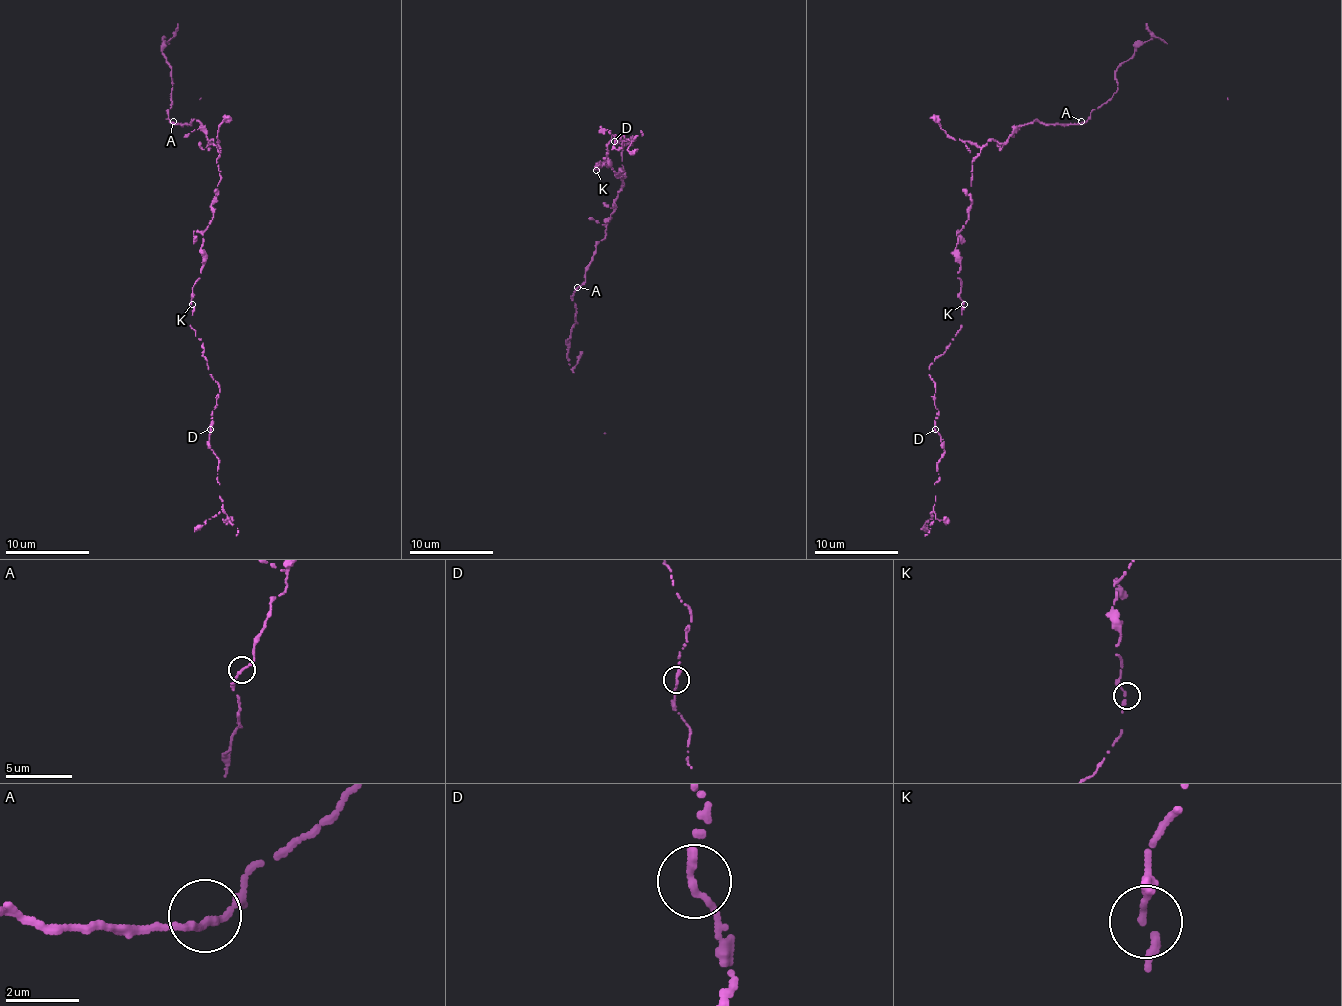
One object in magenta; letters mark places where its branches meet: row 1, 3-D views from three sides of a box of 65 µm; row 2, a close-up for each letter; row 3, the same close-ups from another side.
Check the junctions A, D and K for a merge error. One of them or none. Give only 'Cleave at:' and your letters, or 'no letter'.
Cleave at: no letter

